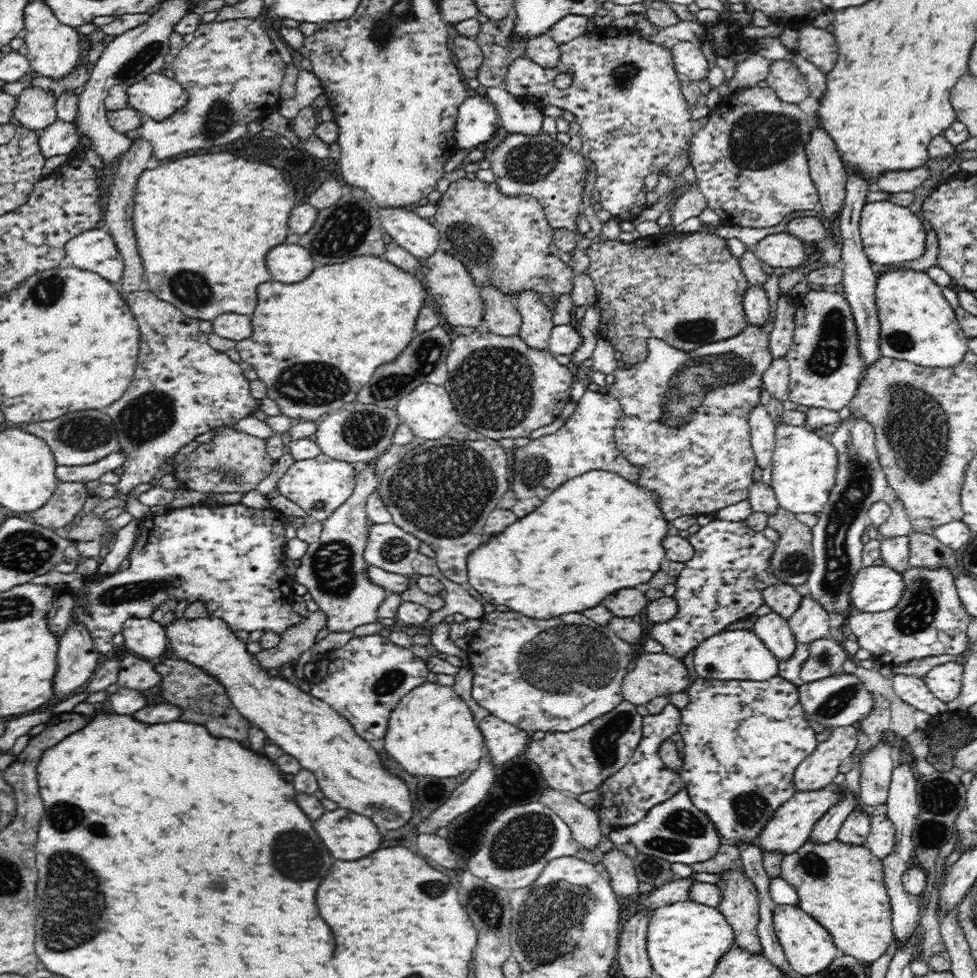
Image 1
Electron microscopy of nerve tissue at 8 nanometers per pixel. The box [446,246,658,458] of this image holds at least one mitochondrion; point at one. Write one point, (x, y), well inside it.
(494, 386)

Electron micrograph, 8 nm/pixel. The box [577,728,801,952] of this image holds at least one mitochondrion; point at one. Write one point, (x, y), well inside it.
(684, 826)

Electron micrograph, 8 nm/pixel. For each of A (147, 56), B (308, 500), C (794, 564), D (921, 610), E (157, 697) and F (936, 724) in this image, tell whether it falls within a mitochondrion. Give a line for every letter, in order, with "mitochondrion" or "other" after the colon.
A: mitochondrion
B: other
C: mitochondrion
D: mitochondrion
E: other
F: other

